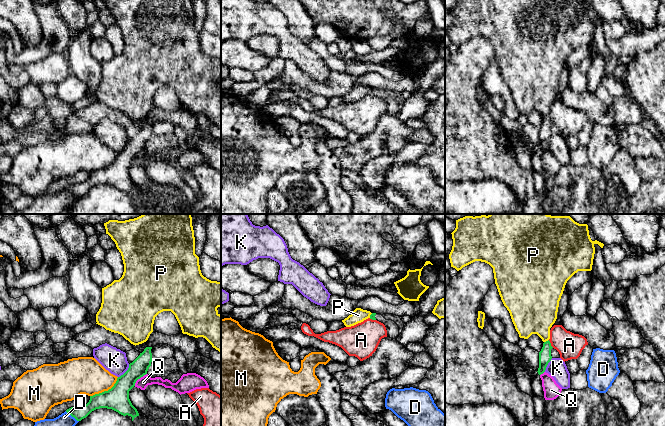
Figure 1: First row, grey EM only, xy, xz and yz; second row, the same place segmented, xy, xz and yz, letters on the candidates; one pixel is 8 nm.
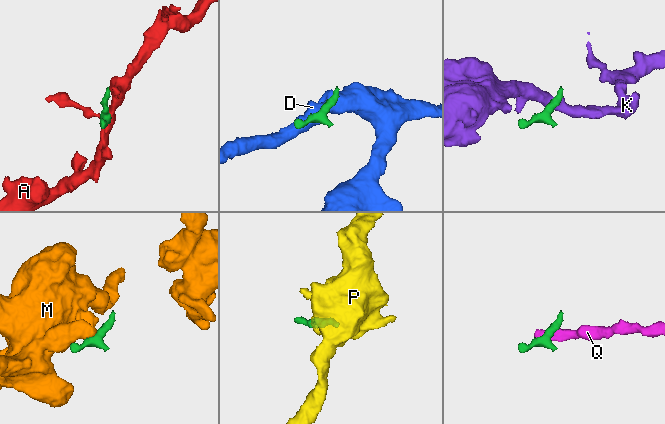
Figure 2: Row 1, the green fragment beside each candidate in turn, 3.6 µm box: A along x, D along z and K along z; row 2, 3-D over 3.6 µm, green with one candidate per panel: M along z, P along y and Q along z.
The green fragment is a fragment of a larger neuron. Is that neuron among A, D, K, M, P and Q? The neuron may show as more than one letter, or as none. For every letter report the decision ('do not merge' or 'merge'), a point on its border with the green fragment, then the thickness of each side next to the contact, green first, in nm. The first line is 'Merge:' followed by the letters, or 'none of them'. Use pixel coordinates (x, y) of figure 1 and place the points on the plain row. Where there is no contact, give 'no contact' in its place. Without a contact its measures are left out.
Merge: none of them
A: do not merge; meets green in yz at (550, 120); 100 nm thick on the green side, 200 nm on the other
D: do not merge; meets green in xy at (72, 192); 120 nm thick on the green side, 240 nm on the other
K: do not merge; meets green in xy at (126, 147); 190 nm thick on the green side, 200 nm on the other
M: do not merge; meets green in xy at (105, 167); 190 nm thick on the green side, 300 nm on the other
P: do not merge; meets green in yz at (546, 117); 100 nm thick on the green side, 340 nm on the other
Q: do not merge; meets green in xy at (139, 154); 190 nm thick on the green side, 90 nm on the other

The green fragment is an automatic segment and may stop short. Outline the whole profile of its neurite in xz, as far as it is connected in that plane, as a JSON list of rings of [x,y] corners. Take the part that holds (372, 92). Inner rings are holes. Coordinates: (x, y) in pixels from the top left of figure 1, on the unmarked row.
[[[372,89],[370,95],[383,99],[387,106],[387,113],[397,115],[399,113],[399,103],[392,96],[386,96],[381,90]]]

